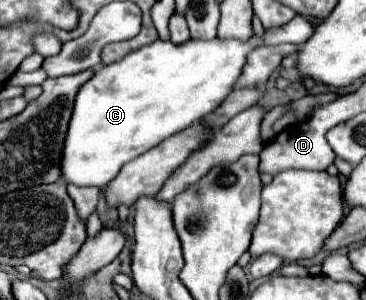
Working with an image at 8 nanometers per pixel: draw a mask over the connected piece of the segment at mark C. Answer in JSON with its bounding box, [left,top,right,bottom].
[61,16,313,188]

